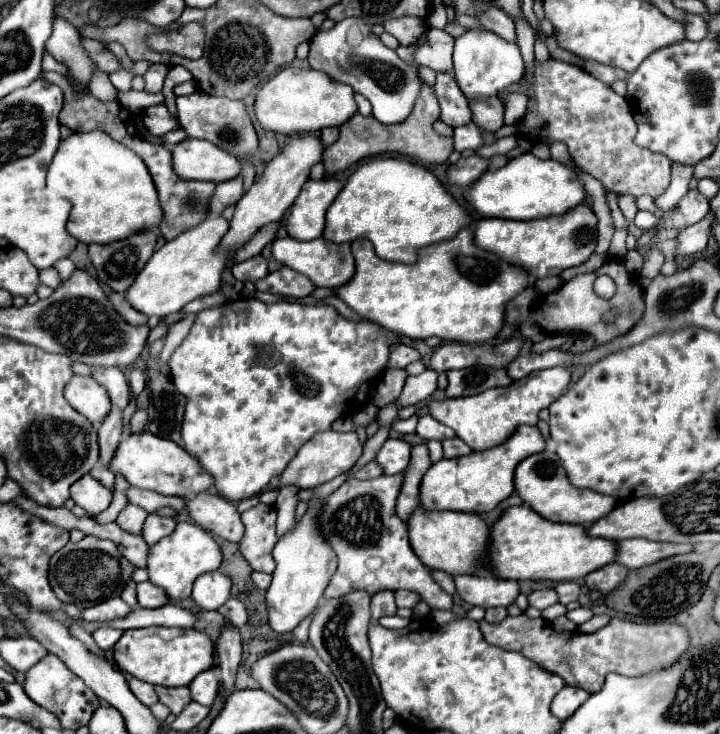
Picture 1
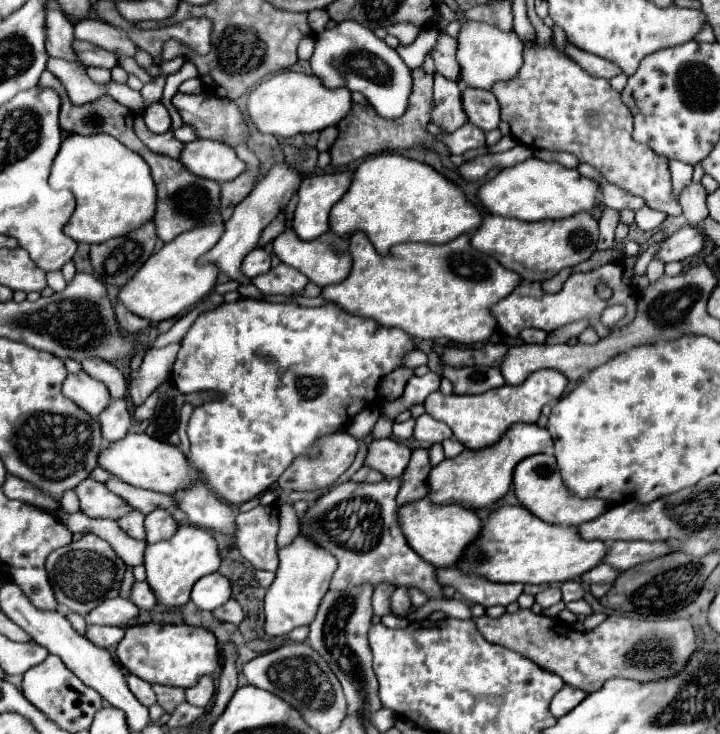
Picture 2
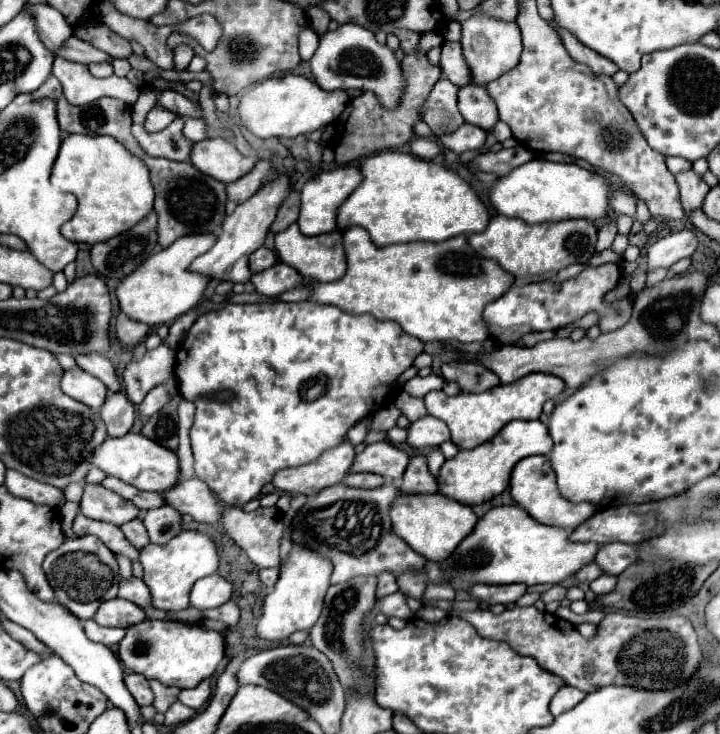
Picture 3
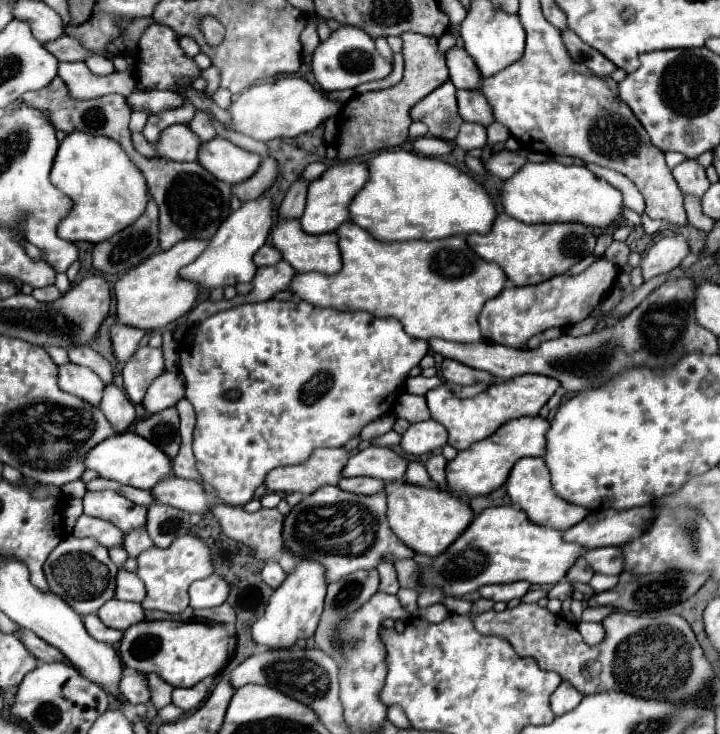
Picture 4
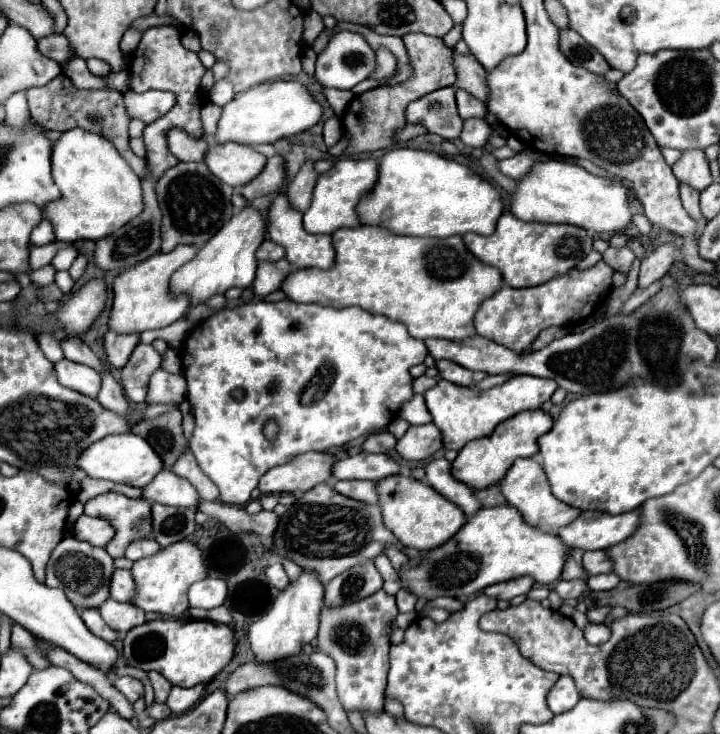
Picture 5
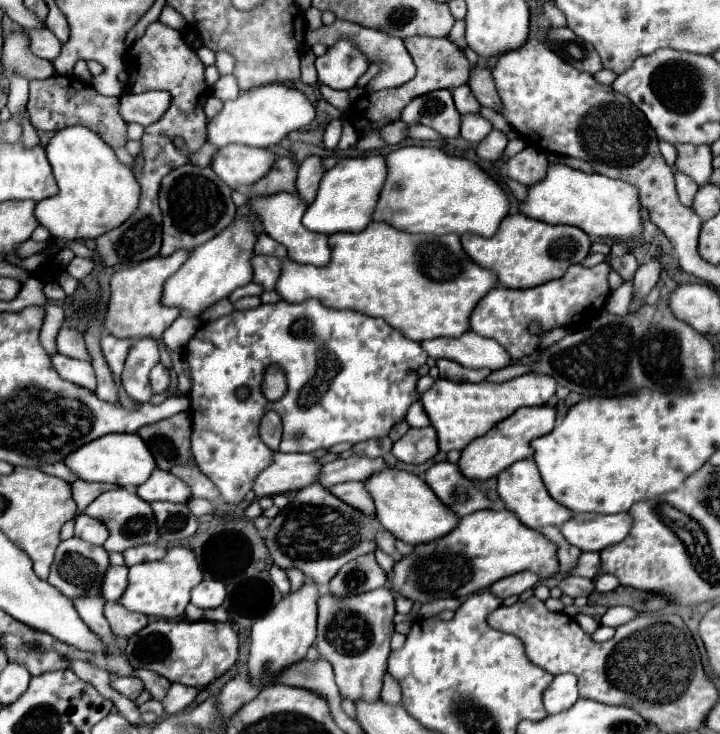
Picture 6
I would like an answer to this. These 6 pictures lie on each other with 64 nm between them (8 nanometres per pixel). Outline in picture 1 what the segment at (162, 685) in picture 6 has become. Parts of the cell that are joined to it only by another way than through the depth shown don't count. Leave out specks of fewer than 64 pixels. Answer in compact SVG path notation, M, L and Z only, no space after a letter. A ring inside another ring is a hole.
M154 686L160 702L170 708L172 714L180 714L182 708L190 702L188 688L166 688L166 686Z

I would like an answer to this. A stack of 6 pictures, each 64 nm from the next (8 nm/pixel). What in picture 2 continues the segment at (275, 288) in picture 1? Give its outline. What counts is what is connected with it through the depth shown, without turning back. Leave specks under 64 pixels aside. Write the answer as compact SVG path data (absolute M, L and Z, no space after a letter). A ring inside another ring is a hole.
M278 264L278 268L272 268L266 274L256 276L252 280L252 284L262 294L290 296L294 292L300 292L308 284L308 278L304 274L300 274L296 268L290 268L288 264Z

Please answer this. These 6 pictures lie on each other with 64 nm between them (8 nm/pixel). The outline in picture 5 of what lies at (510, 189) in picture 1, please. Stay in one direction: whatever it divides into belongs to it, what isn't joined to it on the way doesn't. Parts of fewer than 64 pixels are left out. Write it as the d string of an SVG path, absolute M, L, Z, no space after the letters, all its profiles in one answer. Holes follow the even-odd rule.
M548 160L548 162L536 164L532 168L532 172L518 182L518 190L512 196L512 214L522 218L522 220L528 220L528 222L574 224L574 226L582 226L584 230L590 230L590 232L616 234L616 232L624 232L632 224L634 212L628 206L628 202L630 202L630 190L622 182L594 176L576 164L568 164L568 162L560 162L560 160Z

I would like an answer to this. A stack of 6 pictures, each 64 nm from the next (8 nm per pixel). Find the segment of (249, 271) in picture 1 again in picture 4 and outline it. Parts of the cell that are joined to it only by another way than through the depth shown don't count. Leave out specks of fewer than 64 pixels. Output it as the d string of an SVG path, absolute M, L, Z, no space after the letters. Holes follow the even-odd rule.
M264 244L264 246L254 254L256 266L270 266L270 264L276 264L276 262L280 262L280 260L282 260L280 252L278 252L274 246L270 246L270 244Z

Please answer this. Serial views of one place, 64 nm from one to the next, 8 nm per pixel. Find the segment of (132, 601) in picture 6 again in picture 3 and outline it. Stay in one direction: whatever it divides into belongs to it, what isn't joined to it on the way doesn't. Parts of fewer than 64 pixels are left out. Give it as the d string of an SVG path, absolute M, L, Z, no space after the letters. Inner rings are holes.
M184 530L176 538L172 538L166 546L148 544L140 550L140 564L144 568L142 580L150 588L150 606L166 610L166 612L178 612L188 606L188 594L196 580L214 574L218 568L218 556L214 542L194 530Z

